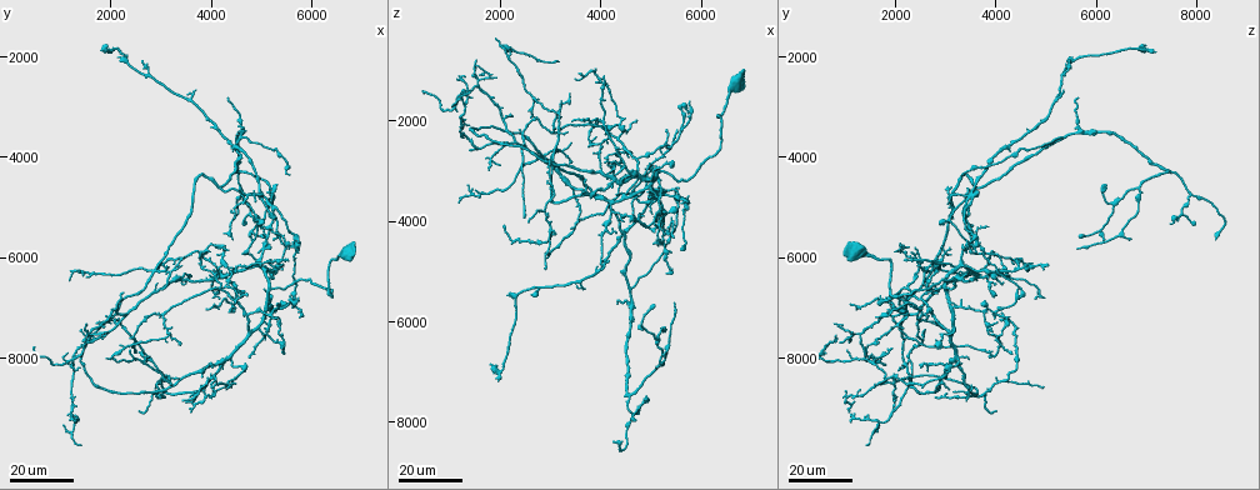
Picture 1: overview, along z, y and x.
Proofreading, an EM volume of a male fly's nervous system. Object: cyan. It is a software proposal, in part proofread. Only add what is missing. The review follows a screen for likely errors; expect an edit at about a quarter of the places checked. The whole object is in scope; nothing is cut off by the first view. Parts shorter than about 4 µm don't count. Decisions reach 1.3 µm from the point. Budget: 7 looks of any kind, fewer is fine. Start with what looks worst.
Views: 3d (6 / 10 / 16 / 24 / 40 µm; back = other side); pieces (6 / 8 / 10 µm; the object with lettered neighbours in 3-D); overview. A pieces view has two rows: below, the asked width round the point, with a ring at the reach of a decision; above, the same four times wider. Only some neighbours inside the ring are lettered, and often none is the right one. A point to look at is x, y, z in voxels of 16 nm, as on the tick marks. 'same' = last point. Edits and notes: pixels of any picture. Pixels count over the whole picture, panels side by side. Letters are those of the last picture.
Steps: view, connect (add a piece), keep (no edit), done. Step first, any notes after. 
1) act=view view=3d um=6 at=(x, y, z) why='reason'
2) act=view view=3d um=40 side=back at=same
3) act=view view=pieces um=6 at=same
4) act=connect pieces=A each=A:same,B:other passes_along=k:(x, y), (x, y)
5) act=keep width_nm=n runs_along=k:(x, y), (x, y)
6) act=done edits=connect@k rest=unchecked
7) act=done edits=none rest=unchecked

act=view view=3d um=16 at=(4300, 2800, 5600) why='thin end'

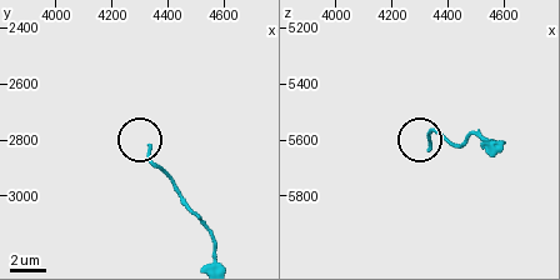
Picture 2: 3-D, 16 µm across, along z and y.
act=view view=pieces um=8 at=(4330, 2810, 5630)

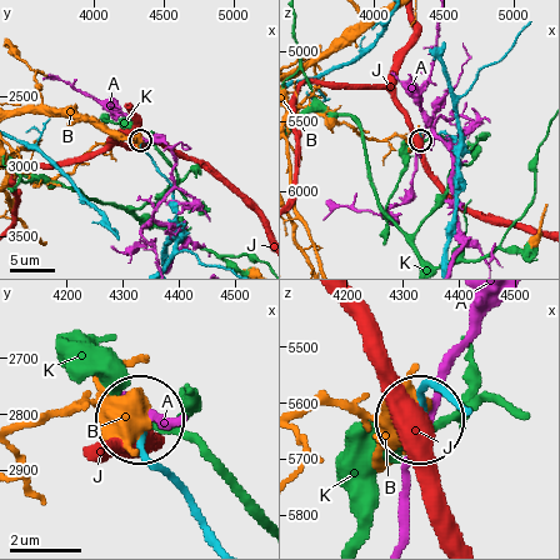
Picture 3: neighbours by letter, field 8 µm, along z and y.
act=keep width_nm=170 each=A:other,B:other,J:other,K:other runs_along=3:(218, 538), (149, 458), (140, 425) found='no lettered piece goes on from it'

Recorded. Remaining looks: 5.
act=view view=3d um=16 at=(2100, 7250, 4100) why='free end'

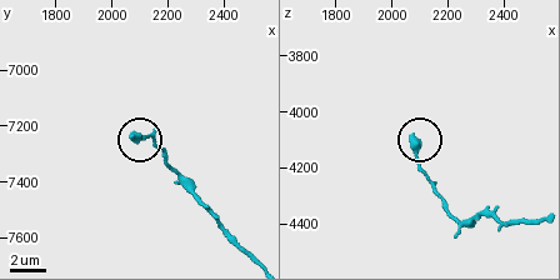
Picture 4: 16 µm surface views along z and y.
act=view view=pieces um=8 at=(2070, 7240, 4090)

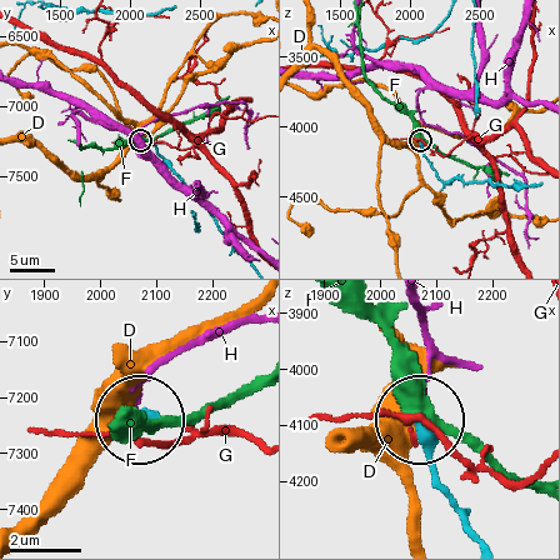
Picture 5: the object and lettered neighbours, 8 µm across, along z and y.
act=keep each=D:other,F:other,G:other,H:other found='no lettered piece goes on from it'

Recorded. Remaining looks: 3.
act=view view=3d um=24 at=(4000, 6850, 4950)

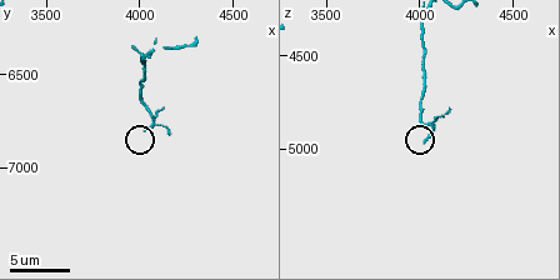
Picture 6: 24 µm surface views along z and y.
act=view view=pieces um=10 at=(4020, 6780, 4960)

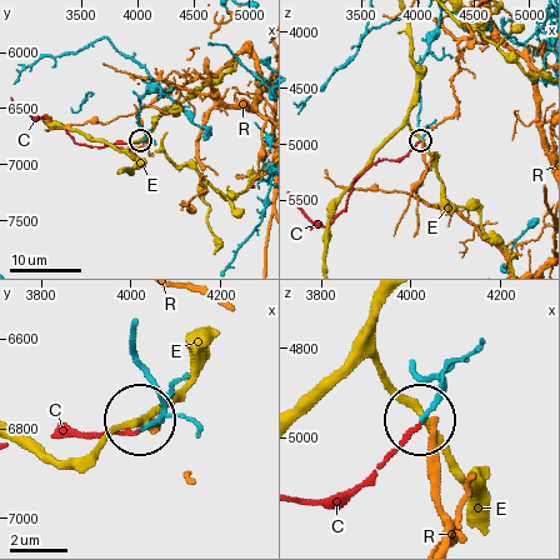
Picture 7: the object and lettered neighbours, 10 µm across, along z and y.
act=connect pieces=C width_nm=140 each=C:same,E:other,R:other passes_along=7:(420, 129), (404, 155), (375, 161), (355, 179), (333, 219) found='it goes on there'

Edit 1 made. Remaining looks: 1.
act=done edits=connect@7 rest=unchecked

